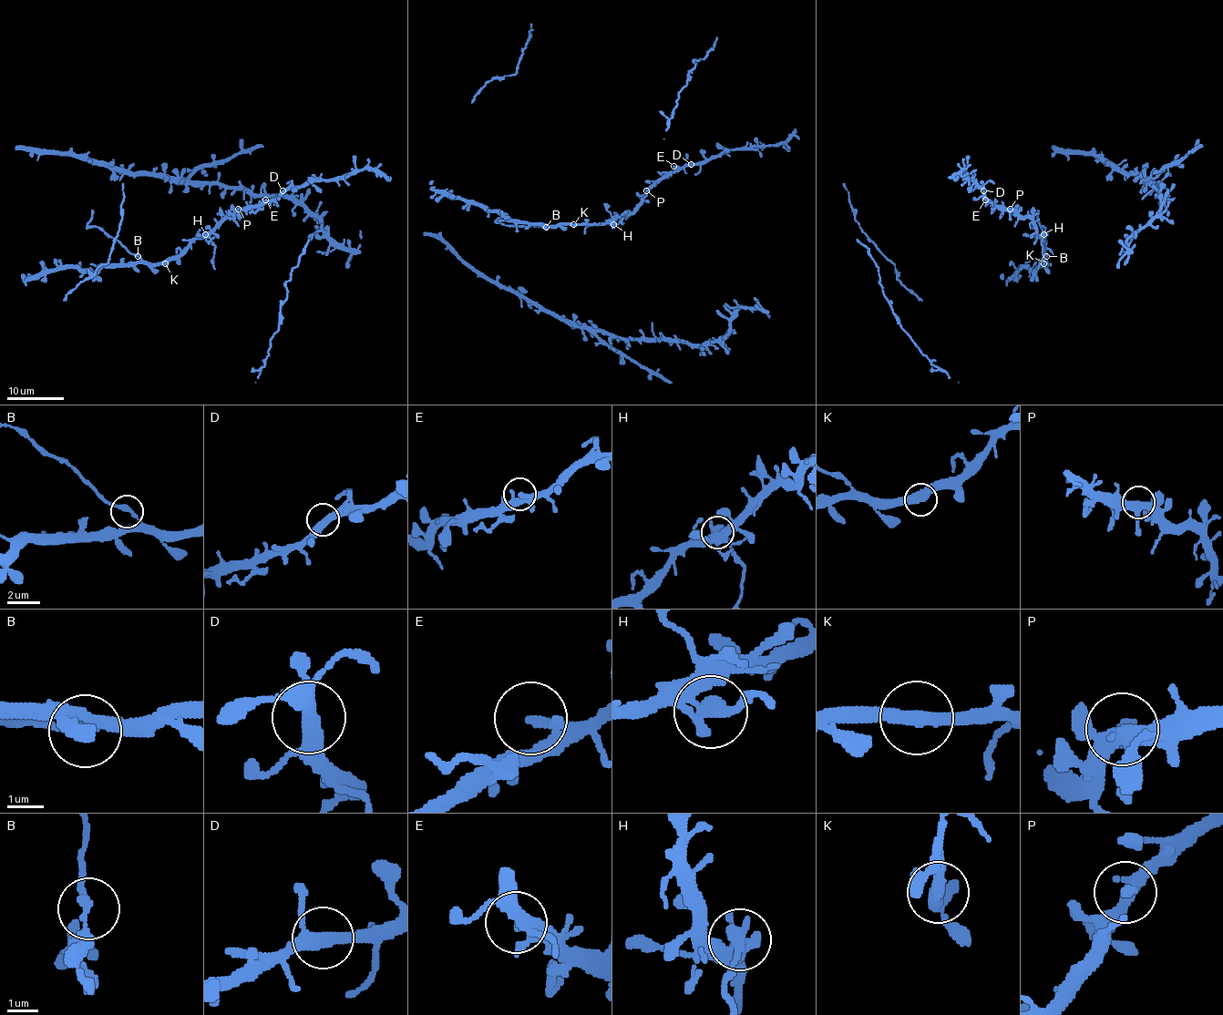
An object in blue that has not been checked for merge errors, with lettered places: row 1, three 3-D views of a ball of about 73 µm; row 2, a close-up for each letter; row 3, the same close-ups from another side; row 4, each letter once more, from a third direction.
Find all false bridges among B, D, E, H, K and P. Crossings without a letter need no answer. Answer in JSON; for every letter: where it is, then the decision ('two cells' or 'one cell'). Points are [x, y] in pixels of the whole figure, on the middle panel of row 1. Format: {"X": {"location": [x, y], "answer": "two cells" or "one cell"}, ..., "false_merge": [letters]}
{"B": {"location": [546, 227], "answer": "two cells"}, "D": {"location": [691, 164], "answer": "one cell"}, "E": {"location": [673, 166], "answer": "one cell"}, "H": {"location": [613, 224], "answer": "two cells"}, "K": {"location": [573, 224], "answer": "one cell"}, "P": {"location": [646, 190], "answer": "one cell"}, "false_merge": ["B", "H"]}

